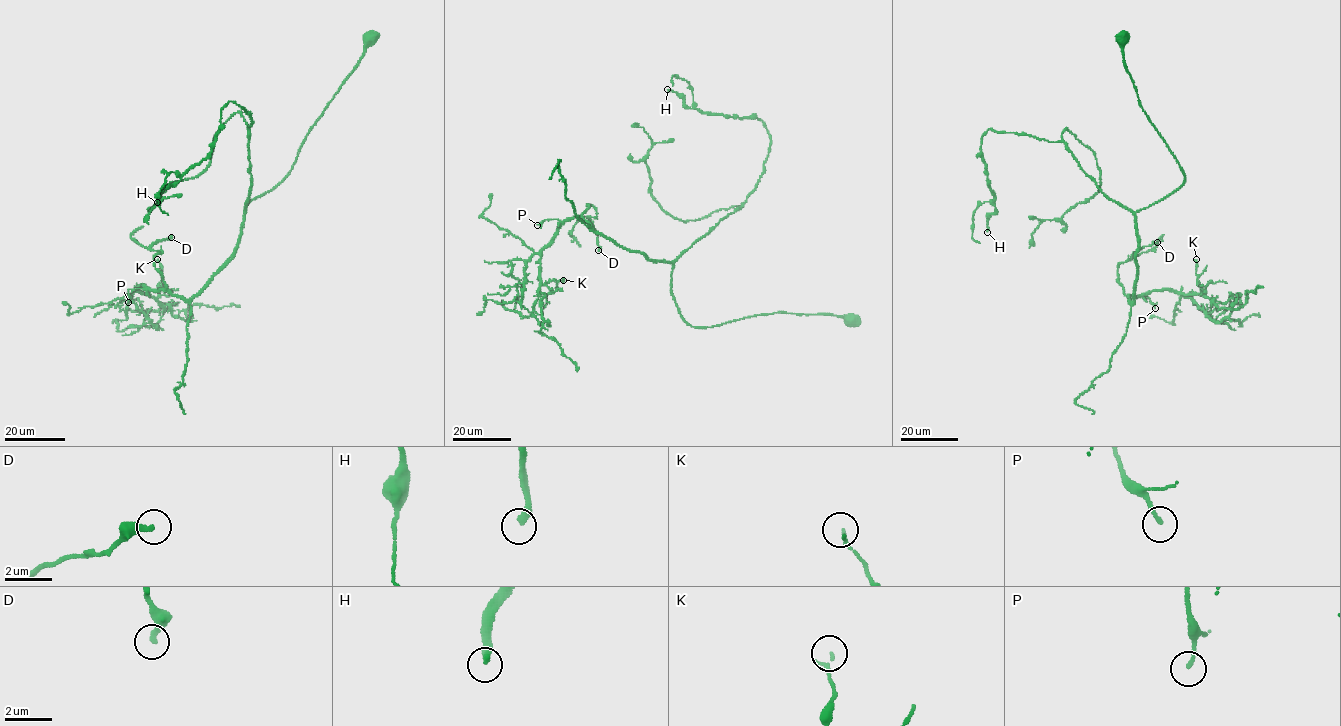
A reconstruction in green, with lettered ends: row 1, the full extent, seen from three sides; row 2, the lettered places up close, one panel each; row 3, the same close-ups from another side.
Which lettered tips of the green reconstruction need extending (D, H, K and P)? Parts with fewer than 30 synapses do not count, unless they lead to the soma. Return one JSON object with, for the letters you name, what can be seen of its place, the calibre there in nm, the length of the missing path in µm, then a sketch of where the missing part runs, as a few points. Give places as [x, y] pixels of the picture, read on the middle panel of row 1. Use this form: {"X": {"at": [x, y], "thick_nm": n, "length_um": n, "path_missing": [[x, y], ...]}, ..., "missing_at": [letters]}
{"H": {"at": [667, 89], "thick_nm": 280, "length_um": 45, "path_missing": [[667, 89], [614, 74], [583, 43]]}, "missing_at": ["H"]}

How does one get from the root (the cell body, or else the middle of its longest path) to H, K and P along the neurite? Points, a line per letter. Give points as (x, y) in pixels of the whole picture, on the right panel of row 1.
H: (1121, 38), (1182, 184), (1132, 212), (1065, 143), (988, 129), (987, 232)
K: (1121, 38), (1142, 109), (1185, 177), (1135, 213), (1131, 302), (1129, 296), (1151, 291), (1205, 295), (1196, 259)
P: (1121, 38), (1142, 109), (1185, 177), (1135, 213), (1137, 274), (1132, 302), (1129, 296), (1148, 297), (1155, 308)

